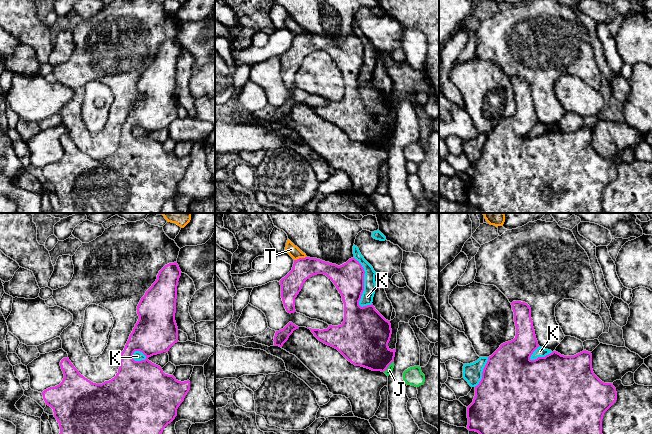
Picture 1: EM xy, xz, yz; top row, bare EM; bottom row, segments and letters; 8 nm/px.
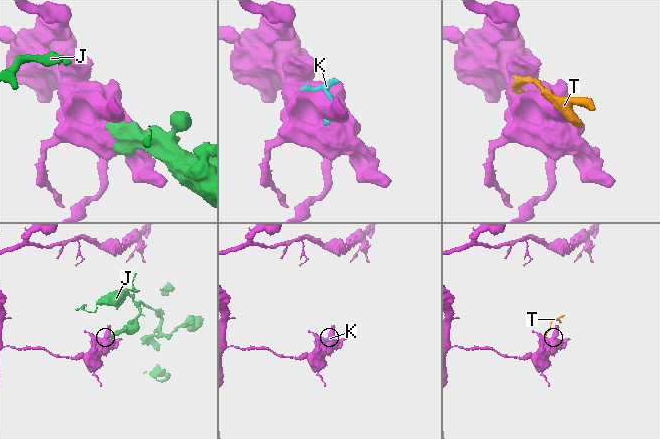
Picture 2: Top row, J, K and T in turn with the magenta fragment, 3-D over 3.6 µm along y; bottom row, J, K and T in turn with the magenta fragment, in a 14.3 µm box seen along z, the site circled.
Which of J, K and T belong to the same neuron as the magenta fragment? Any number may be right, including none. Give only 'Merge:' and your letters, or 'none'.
Merge: none

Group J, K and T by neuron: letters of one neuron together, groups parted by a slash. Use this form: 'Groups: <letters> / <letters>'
Groups: J / K T

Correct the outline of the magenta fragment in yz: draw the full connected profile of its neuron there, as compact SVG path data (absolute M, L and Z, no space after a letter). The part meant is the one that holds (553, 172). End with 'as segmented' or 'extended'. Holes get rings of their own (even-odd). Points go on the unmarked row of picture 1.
M513 77L511 81L516 112L501 120L488 133L482 155L475 162L473 178L467 183L467 205L478 208L481 213L603 213L602 195L617 176L617 168L612 159L604 159L594 150L591 128L584 126L574 132L564 132L553 127L545 133L531 136L531 131L539 123L531 84L521 77Z | as segmented

